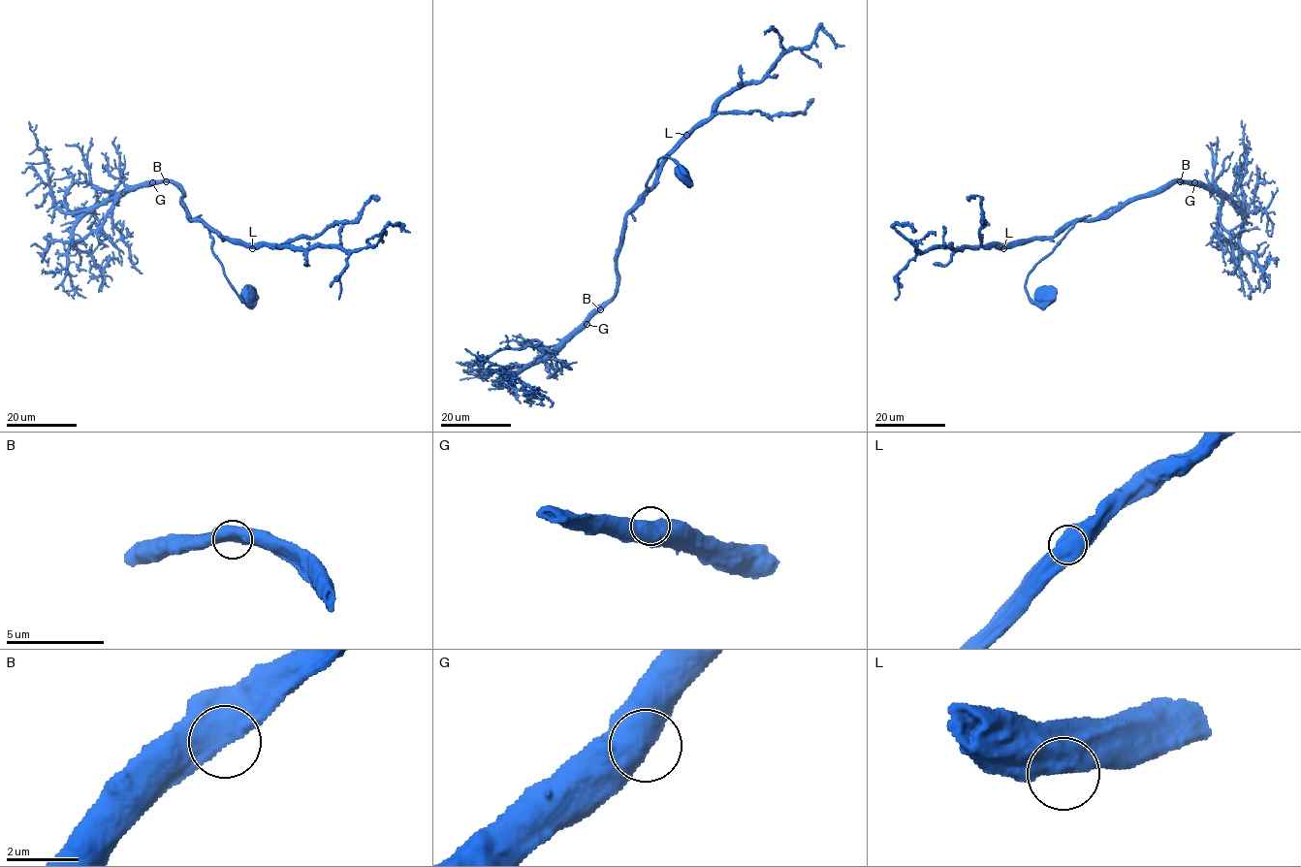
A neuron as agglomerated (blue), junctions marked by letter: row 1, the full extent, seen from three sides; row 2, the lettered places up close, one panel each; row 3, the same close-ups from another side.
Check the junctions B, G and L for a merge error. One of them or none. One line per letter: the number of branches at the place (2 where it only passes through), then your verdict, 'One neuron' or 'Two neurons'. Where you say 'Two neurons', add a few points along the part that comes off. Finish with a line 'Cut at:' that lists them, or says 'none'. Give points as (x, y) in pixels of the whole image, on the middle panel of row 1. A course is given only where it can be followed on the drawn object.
B: Branches: 1. One neuron
G: Branches: 1. One neuron
L: Branches: 1. One neuron
Cut at: none

